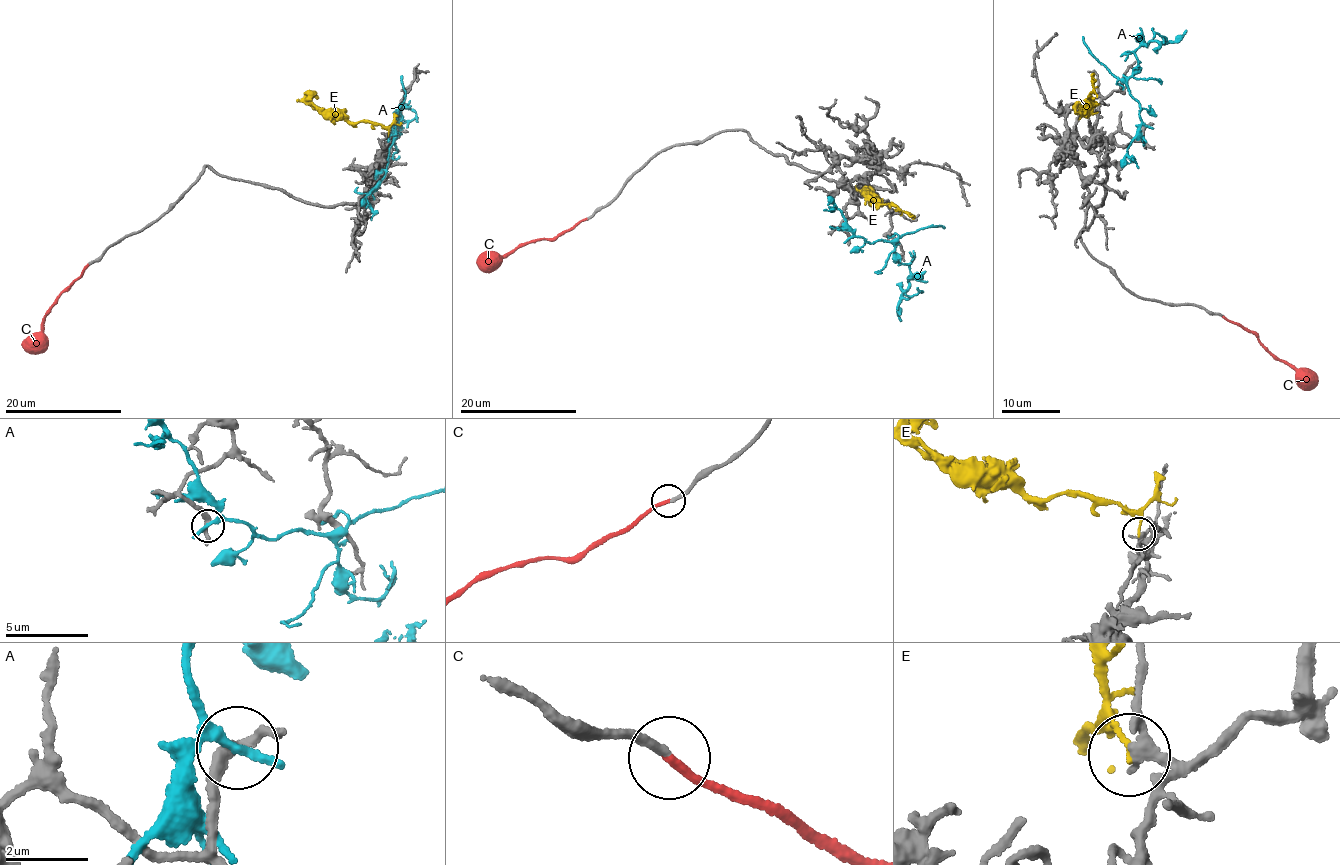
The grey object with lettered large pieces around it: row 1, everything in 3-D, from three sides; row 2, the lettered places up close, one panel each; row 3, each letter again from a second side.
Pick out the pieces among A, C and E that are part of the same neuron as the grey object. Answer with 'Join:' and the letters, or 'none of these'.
Join: C

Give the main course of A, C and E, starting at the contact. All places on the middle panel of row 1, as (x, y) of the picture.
A: (849, 238), (892, 244), (895, 247), (895, 259), (908, 264), (910, 270), (909, 285), (902, 297), (920, 291)
C: (585, 219), (550, 239), (539, 239), (501, 256), (485, 256), (476, 262)
E: (895, 210), (892, 204), (879, 205), (864, 191), (871, 199)

